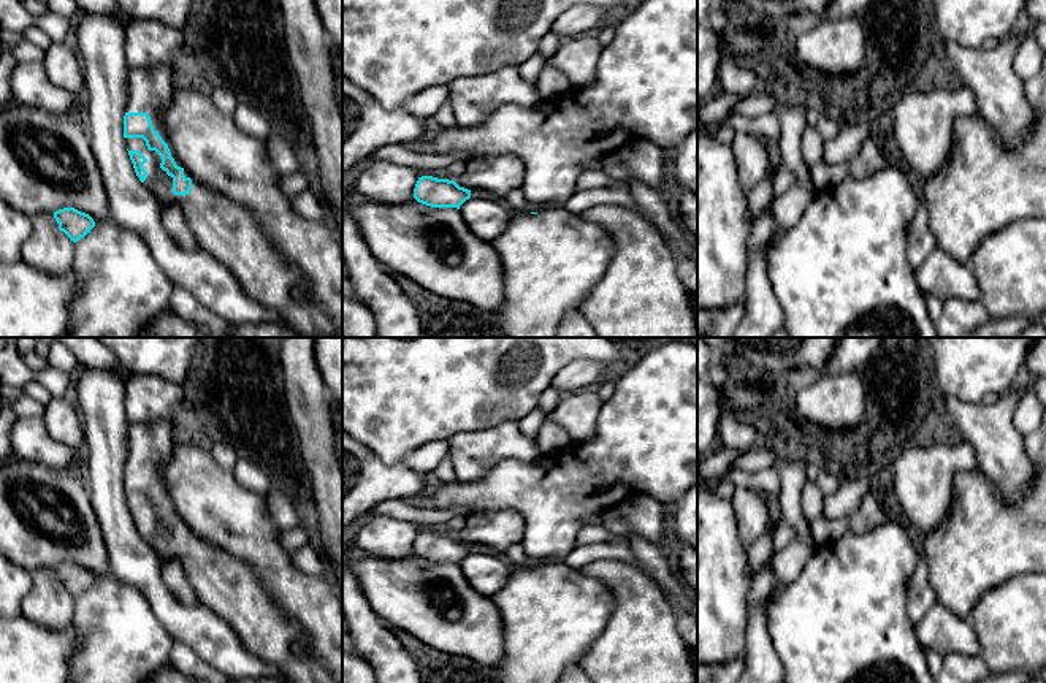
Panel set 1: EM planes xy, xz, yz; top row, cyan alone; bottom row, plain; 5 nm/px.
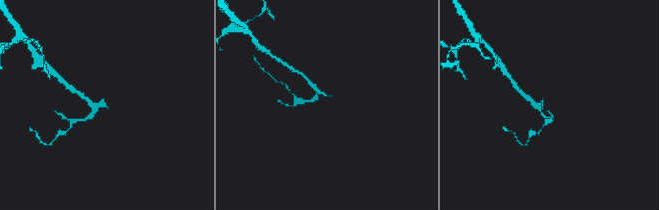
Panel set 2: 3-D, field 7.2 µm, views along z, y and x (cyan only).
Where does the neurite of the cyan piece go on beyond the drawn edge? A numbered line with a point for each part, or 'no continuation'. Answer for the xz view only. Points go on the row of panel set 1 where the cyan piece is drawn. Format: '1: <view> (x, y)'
1: xz (552, 260)

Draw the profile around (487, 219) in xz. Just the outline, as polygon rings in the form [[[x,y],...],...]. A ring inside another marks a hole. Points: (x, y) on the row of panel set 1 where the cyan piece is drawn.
[[[471,197],[460,206],[468,228],[480,239],[491,242],[507,227],[513,211],[496,200]]]

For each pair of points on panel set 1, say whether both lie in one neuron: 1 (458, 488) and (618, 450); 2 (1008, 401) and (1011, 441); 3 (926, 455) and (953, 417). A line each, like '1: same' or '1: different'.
1: same
2: same
3: different

